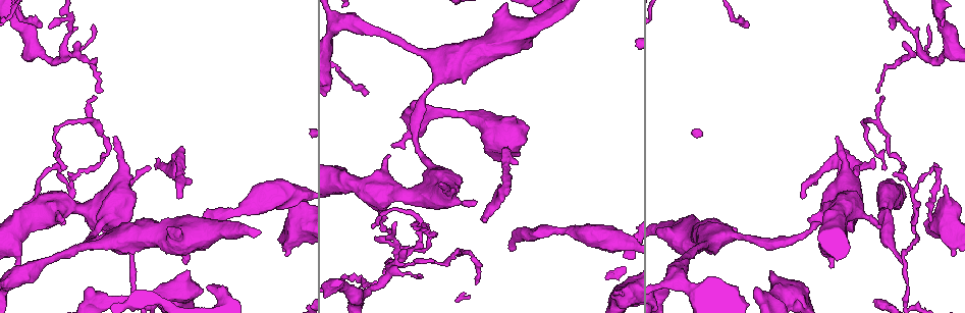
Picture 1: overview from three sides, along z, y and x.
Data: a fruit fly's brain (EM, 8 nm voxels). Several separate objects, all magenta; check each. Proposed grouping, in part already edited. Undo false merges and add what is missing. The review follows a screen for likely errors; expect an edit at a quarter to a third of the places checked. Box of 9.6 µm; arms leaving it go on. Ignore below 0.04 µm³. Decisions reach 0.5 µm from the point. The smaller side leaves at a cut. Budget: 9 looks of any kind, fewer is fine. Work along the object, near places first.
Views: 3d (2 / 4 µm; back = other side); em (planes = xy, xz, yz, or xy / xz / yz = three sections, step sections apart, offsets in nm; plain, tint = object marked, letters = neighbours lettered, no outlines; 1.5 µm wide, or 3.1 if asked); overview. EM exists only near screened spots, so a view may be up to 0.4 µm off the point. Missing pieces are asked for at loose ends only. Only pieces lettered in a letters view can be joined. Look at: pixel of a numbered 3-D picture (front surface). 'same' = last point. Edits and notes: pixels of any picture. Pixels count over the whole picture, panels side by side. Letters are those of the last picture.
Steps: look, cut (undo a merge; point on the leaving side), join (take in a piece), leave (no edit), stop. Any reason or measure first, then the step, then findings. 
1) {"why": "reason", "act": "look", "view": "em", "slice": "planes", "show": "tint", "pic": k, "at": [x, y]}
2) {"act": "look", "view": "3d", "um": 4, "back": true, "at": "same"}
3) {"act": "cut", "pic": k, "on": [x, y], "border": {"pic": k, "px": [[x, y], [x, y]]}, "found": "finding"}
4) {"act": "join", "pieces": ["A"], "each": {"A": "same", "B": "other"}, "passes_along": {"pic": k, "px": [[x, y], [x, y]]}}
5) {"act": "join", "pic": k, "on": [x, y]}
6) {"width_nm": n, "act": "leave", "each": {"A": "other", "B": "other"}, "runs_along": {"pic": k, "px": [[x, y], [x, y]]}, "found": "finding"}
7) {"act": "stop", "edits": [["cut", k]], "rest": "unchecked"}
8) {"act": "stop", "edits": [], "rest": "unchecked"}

{"why": "an open end", "act": "look", "view": "3d", "um": 4, "pic": 1, "at": [159, 161]}

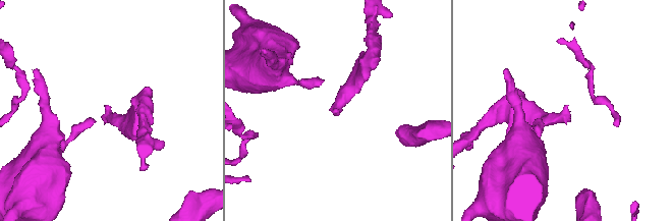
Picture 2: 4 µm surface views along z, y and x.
{"act": "look", "view": "em", "slice": "xy", "step": 8, "show": "letters", "pic": 2, "at": [567, 105]}

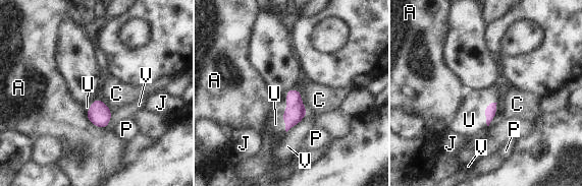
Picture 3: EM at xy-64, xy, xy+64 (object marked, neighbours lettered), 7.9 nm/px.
{"why": "another direction", "act": "look", "view": "em", "slice": "planes", "show": "letters", "at": "same"}

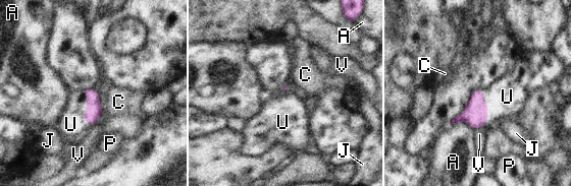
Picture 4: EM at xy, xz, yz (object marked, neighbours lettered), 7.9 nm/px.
{"act": "join", "pieces": ["U"], "each": {"A": "other", "C": "other", "J": "other", "P": "other", "U": "same", "V": "other"}, "passes_along": {"pic": 4, "px": [[475, 113], [487, 110], [507, 97]]}, "found": "it goes on there"}

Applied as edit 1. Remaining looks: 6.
{"why": "redraw", "act": "look", "view": "overview"}

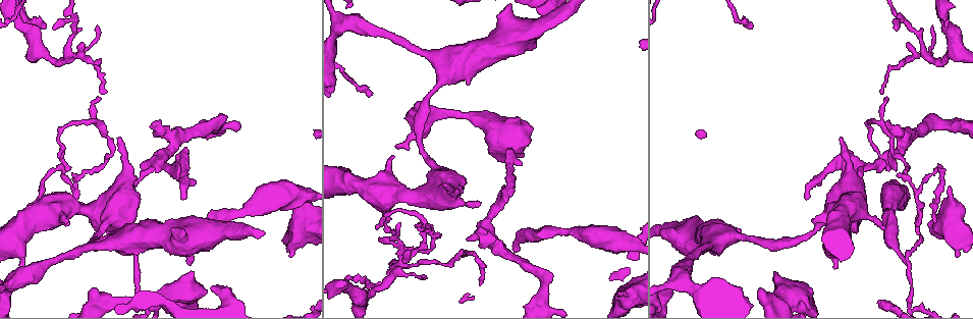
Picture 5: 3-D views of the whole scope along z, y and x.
{"why": "free end", "act": "look", "view": "em", "slice": "planes", "show": "plain", "pic": 5, "at": [517, 250]}

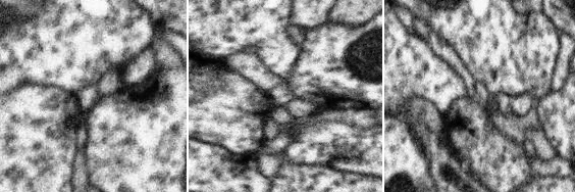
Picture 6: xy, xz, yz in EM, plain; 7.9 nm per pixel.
{"why": "with the object marked", "act": "look", "view": "em", "slice": "planes", "show": "tint", "at": "same"}

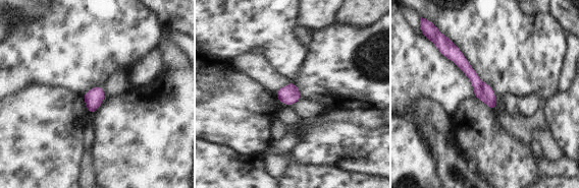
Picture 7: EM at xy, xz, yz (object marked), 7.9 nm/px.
{"why": "what lies round it", "act": "look", "view": "em", "slice": "planes", "show": "letters", "at": "same"}

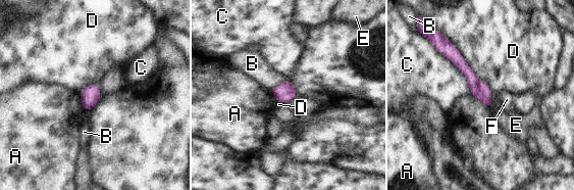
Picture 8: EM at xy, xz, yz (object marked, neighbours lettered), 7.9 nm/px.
{"act": "leave", "each": {"A": "other", "B": "other", "C": "other", "D": "other", "E": "other", "F": "other"}, "runs_along": {"pic": 8, "px": [[446, 47], [461, 63], [489, 103]]}, "found": "none of them fits"}

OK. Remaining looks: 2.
{"why": "tapers out", "act": "look", "view": "em", "slice": "xz", "step": 8, "show": "letters", "pic": 5, "at": [348, 279]}

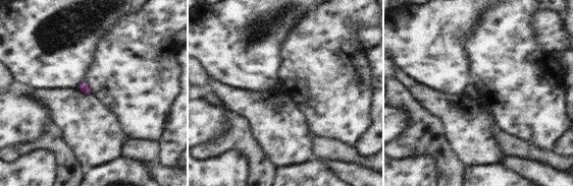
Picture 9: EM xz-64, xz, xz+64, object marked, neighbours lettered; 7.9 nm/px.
{"why": "another direction", "act": "look", "view": "em", "slice": "planes", "show": "letters", "at": "same"}

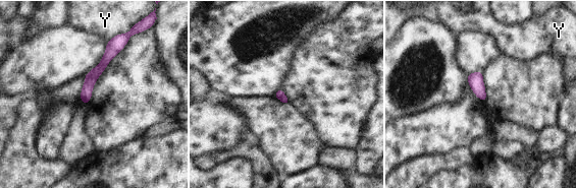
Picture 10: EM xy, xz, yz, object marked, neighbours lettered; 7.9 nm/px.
{"longest_contact_nm": ["Y", 240], "act": "leave", "each": {"Y": "other"}, "runs_along": {"pic": 10, "px": [[126, 36], [90, 78], [83, 101]]}, "found": "none of them fits"}

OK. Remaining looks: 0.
{"act": "stop", "edits": [["join", 4]], "rest": "unchecked"}

